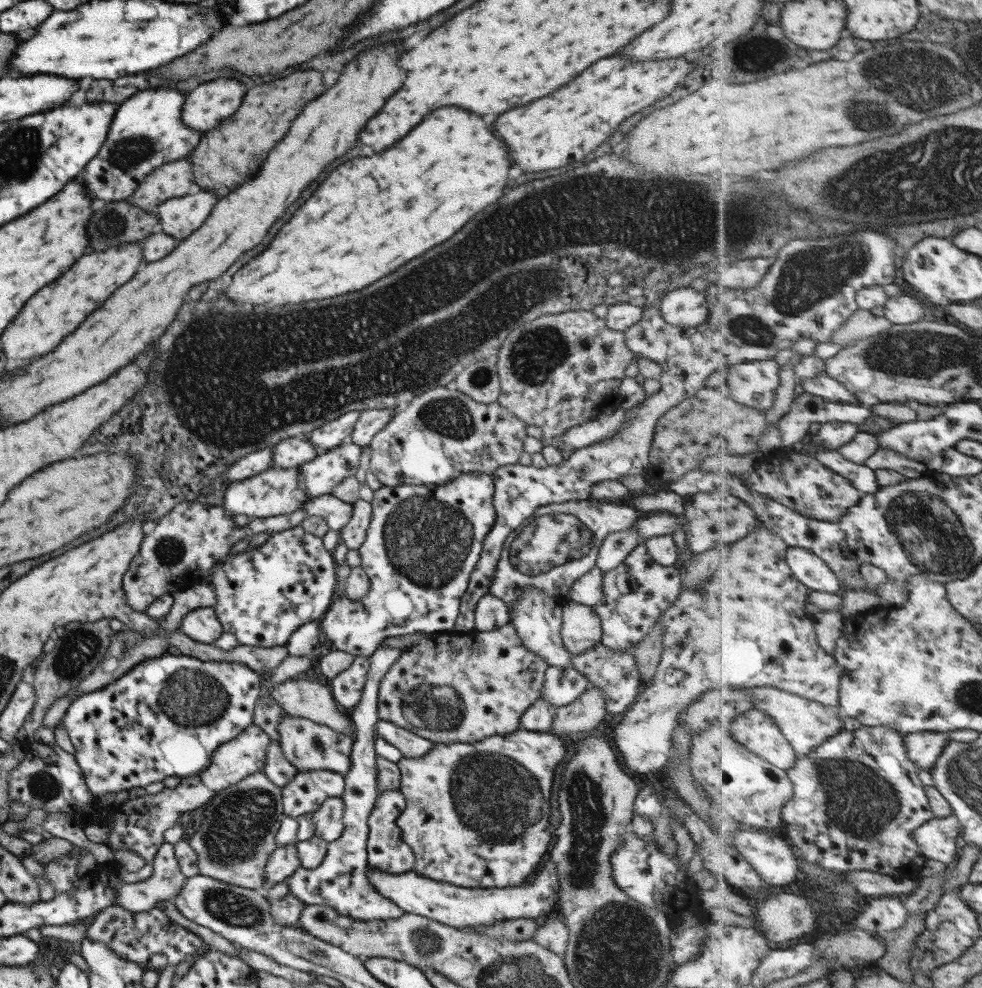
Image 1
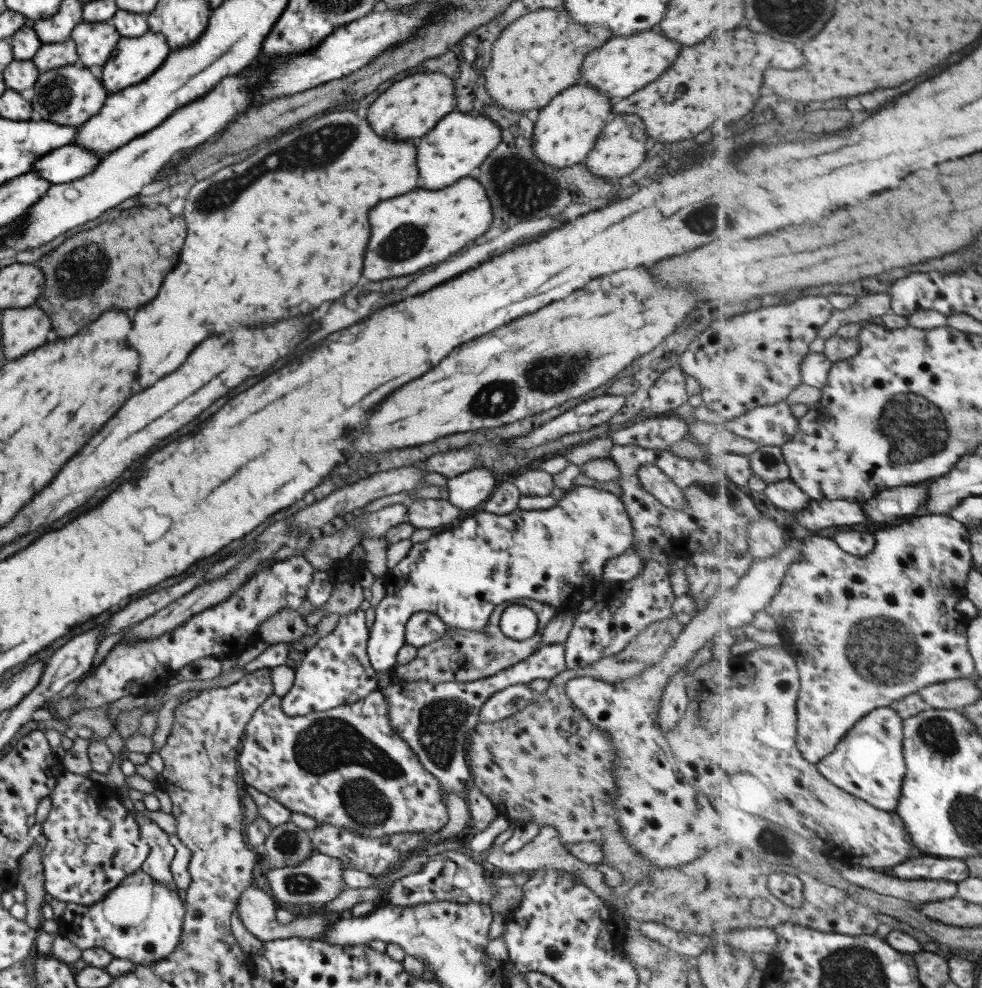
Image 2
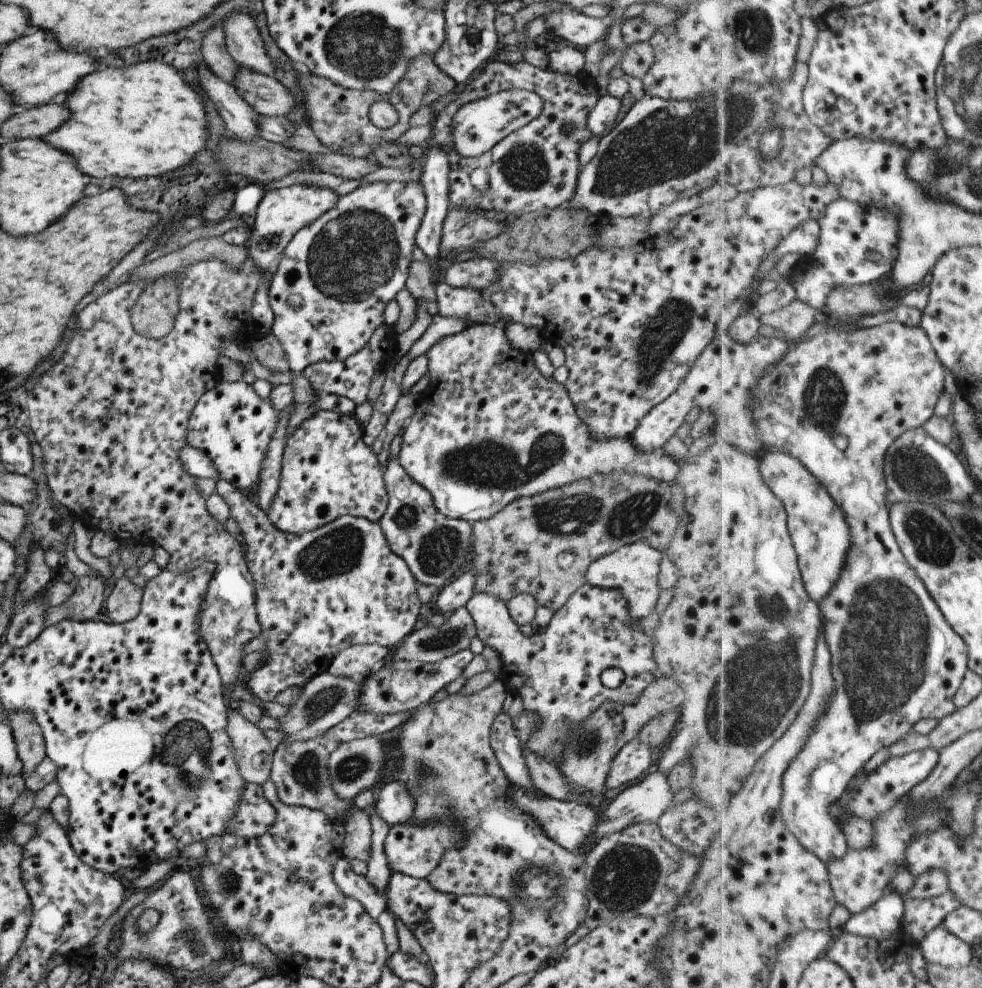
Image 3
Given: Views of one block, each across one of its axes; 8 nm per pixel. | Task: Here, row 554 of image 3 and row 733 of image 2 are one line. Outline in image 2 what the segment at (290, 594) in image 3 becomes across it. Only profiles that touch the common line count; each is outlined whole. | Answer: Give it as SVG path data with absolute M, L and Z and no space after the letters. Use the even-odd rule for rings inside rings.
M378 690L369 692L357 702L348 705L331 707L326 711L310 712L294 717L286 715L280 708L280 697L271 694L253 711L250 720L245 725L244 736L236 756L236 764L241 770L241 778L245 785L252 786L263 794L269 795L288 808L290 812L301 812L305 816L311 816L320 825L329 824L333 827L356 832L361 836L379 837L398 832L422 832L427 835L438 832L448 821L447 807L438 780L423 768L409 745L389 726L388 704L384 695Z

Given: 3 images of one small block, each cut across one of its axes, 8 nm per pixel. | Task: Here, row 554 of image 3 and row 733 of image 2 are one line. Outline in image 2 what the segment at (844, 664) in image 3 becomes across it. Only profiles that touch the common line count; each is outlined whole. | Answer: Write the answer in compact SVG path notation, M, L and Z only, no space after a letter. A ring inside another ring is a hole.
M891 707L872 710L847 733L835 752L819 764L821 774L833 784L881 810L897 813L908 773L904 750L904 718Z

